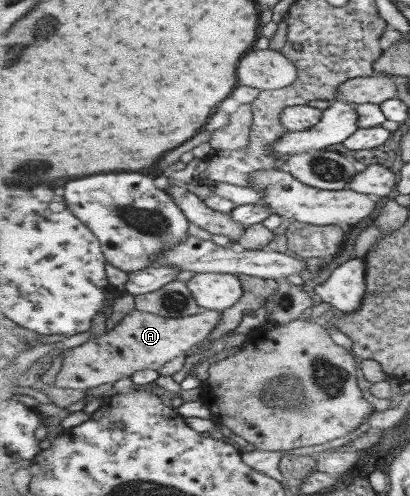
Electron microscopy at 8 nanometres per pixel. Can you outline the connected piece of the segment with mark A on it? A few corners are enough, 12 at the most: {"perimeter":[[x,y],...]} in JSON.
{"perimeter":[[134,308],[64,350],[48,382],[88,391],[160,370],[206,340],[218,311]]}

